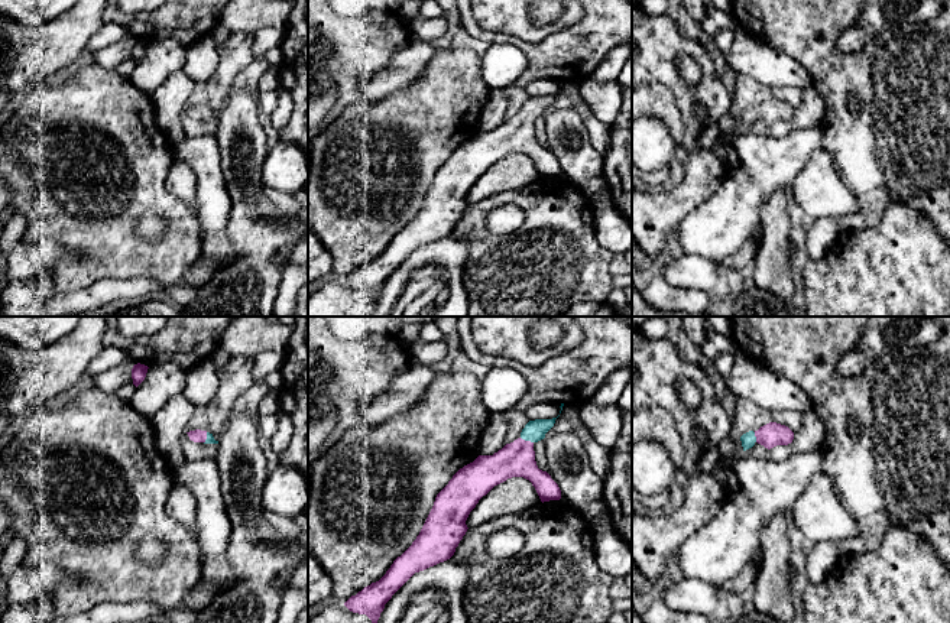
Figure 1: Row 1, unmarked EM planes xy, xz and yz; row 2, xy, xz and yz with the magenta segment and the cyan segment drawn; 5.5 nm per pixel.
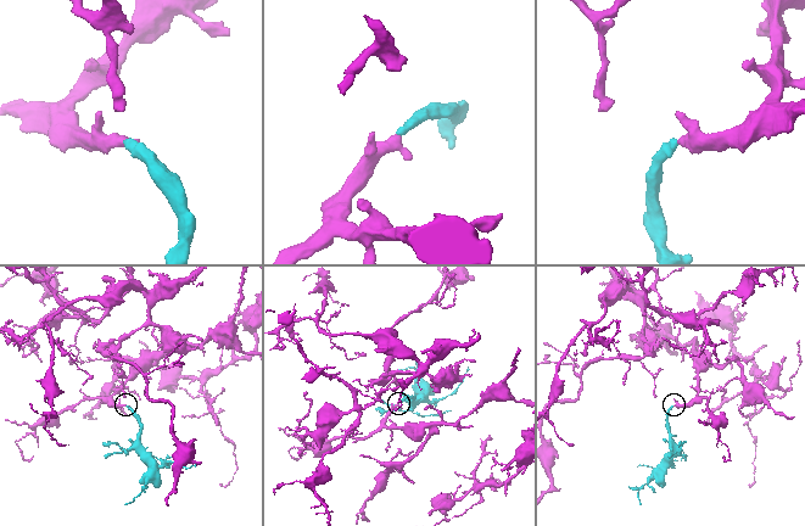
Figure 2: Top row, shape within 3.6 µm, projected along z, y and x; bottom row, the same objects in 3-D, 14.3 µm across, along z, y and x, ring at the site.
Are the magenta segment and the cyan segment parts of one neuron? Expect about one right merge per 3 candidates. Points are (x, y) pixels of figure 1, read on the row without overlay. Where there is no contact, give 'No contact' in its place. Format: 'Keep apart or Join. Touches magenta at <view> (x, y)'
Join. Touches magenta at xz (527, 117)

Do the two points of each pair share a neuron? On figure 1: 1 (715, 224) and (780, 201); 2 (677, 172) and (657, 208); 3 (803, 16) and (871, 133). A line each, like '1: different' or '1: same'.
1: different
2: different
3: same

